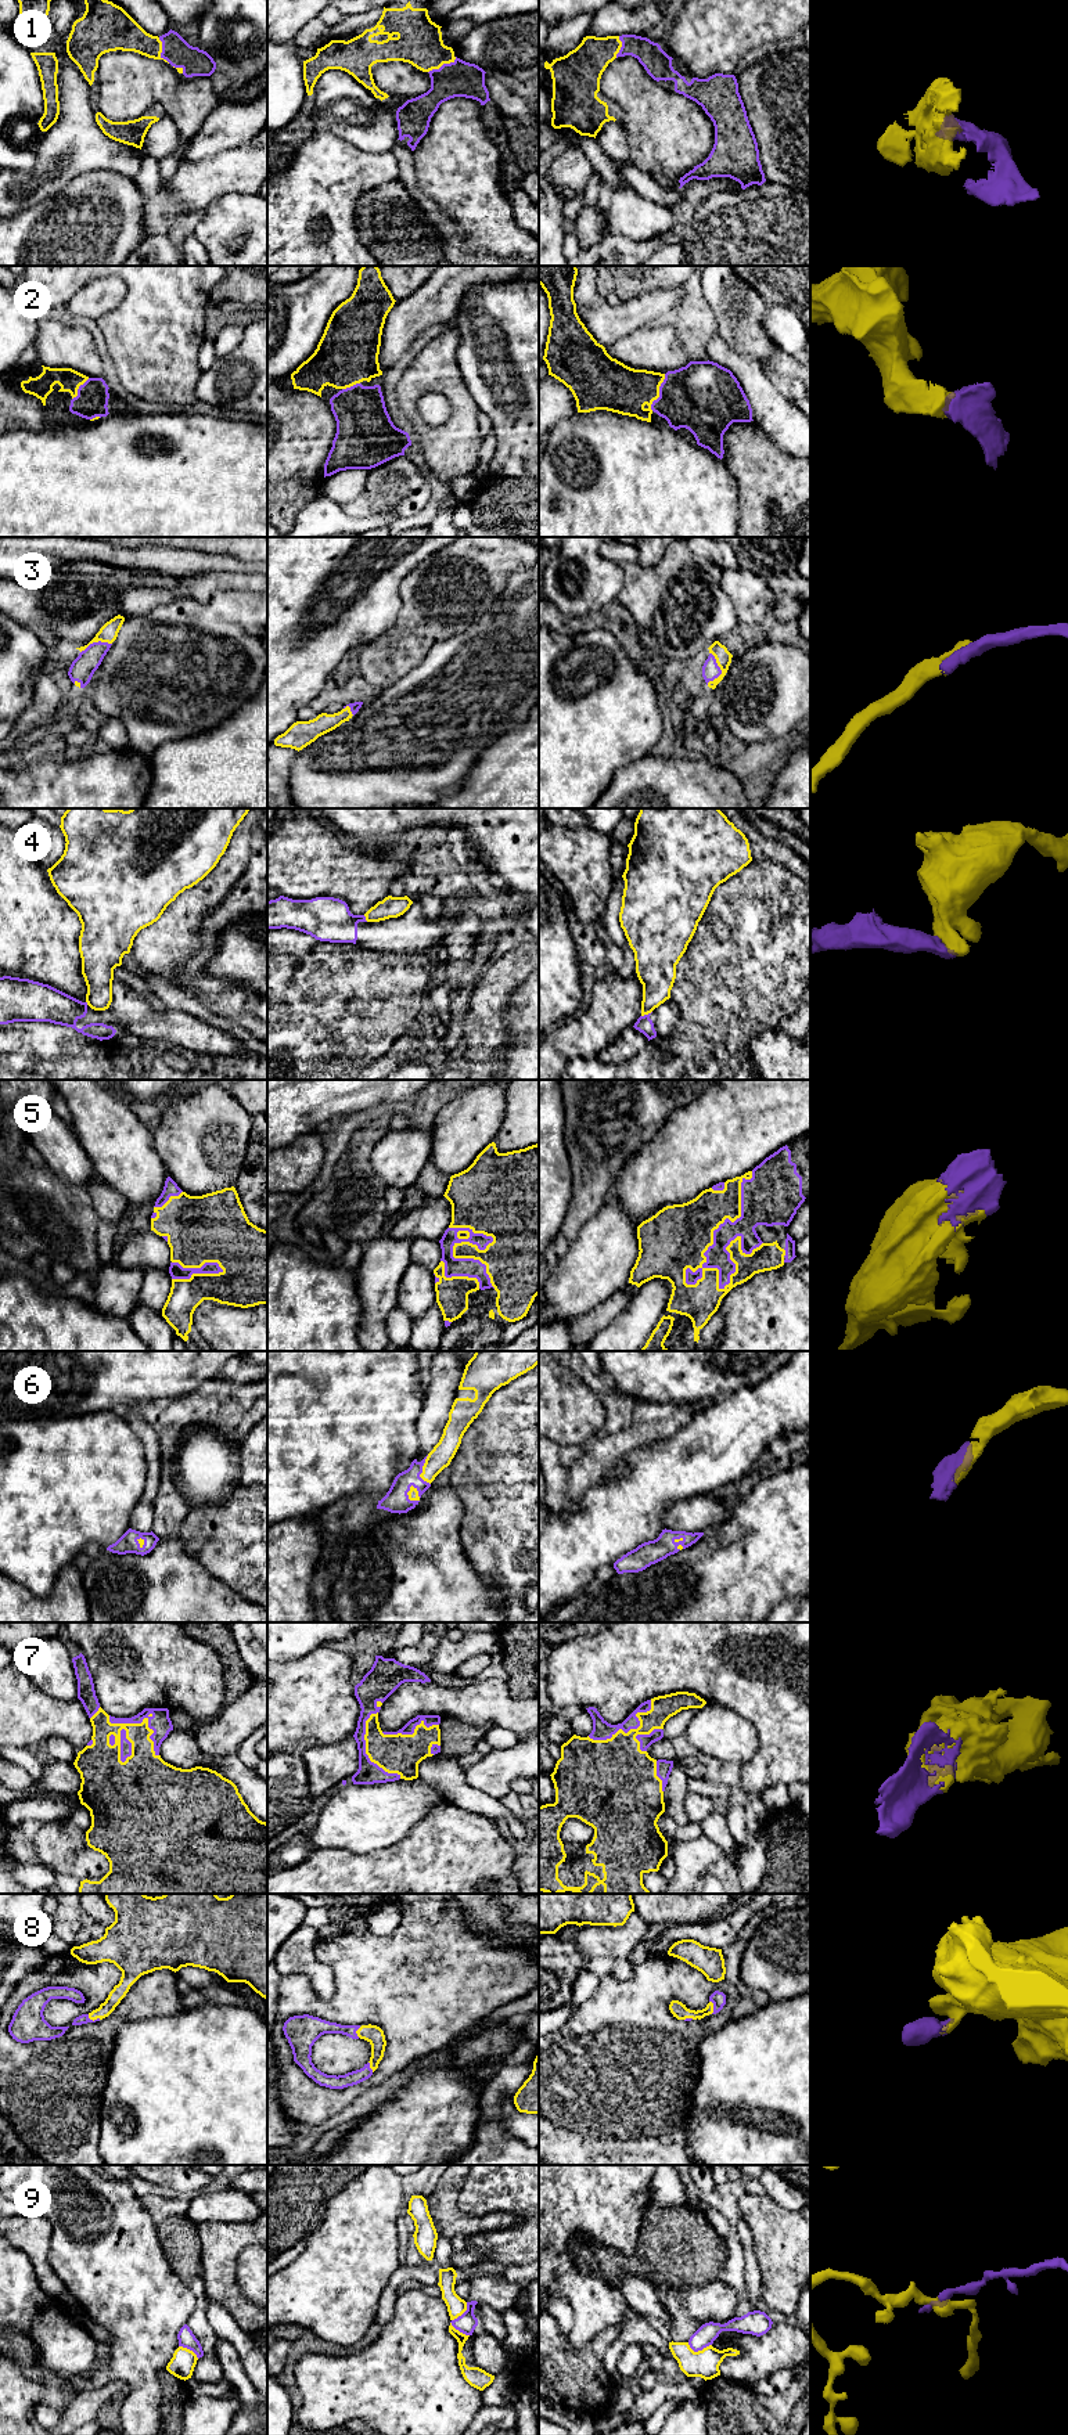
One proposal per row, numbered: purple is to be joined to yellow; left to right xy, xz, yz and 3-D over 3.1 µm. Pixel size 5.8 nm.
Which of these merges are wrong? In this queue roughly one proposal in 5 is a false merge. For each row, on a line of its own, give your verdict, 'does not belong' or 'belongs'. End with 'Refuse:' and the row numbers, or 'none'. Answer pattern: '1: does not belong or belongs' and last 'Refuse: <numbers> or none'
1: belongs
2: belongs
3: belongs
4: does not belong
5: belongs
6: belongs
7: belongs
8: belongs
9: does not belong
Refuse: 4, 9

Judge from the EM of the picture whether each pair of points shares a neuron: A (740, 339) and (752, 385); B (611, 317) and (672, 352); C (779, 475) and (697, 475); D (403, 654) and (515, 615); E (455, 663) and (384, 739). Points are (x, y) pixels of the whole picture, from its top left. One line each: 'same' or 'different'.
A: different
B: different
C: different
D: different
E: same

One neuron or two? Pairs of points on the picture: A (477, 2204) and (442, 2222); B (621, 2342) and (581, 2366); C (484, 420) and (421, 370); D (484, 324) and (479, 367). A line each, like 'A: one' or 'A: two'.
A: two
B: two
C: two
D: one

